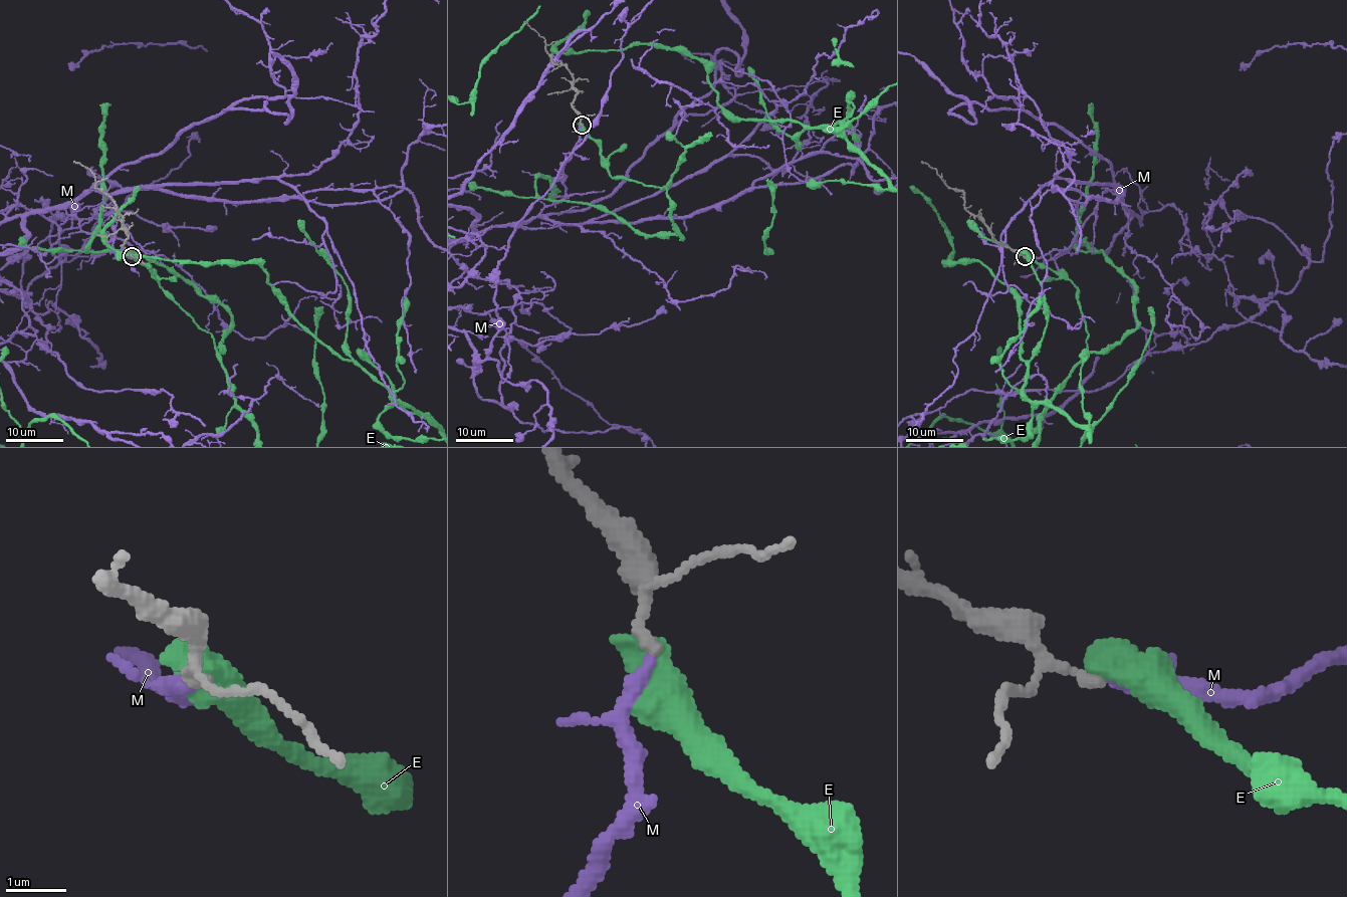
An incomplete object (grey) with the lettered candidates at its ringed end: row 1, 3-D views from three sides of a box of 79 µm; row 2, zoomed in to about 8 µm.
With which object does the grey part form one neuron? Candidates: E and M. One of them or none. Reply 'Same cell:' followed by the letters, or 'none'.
Same cell: M

